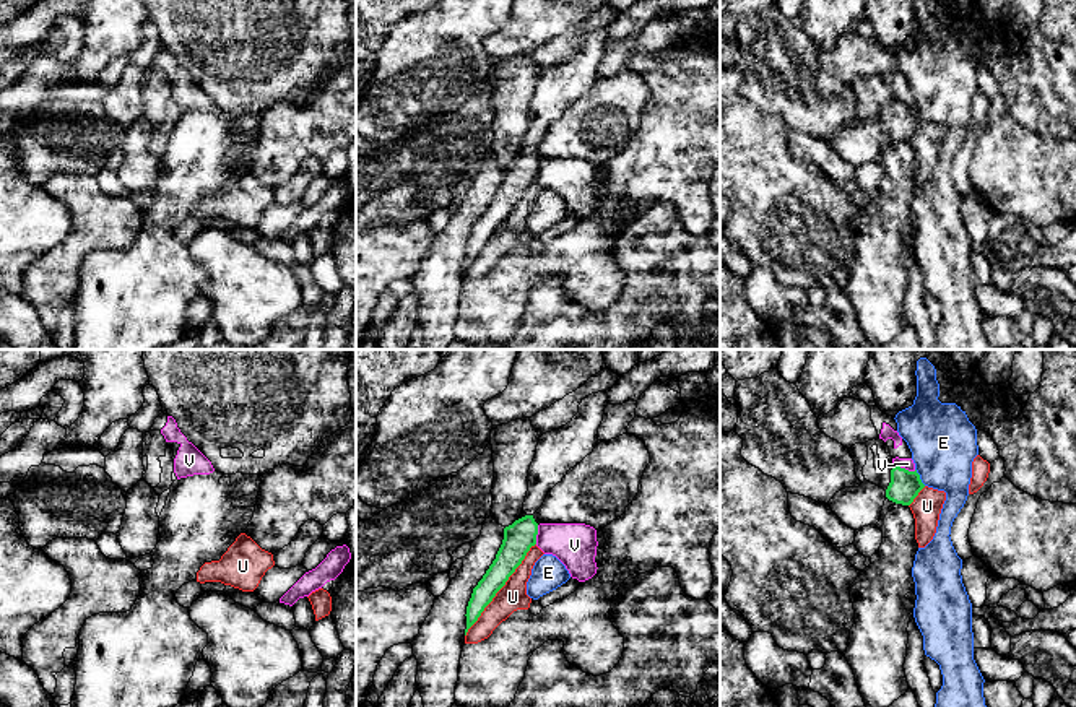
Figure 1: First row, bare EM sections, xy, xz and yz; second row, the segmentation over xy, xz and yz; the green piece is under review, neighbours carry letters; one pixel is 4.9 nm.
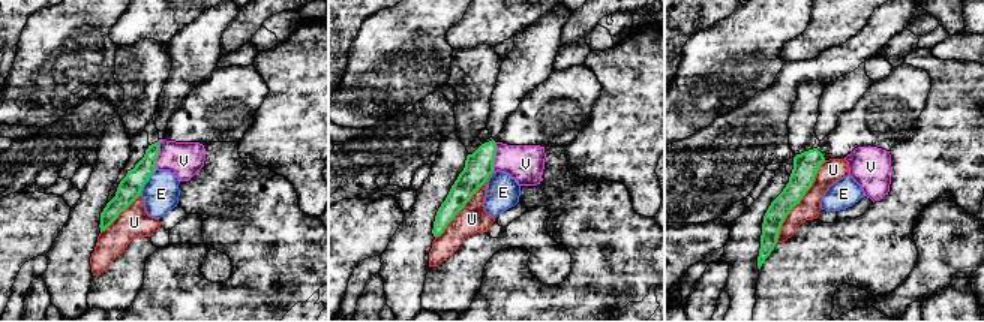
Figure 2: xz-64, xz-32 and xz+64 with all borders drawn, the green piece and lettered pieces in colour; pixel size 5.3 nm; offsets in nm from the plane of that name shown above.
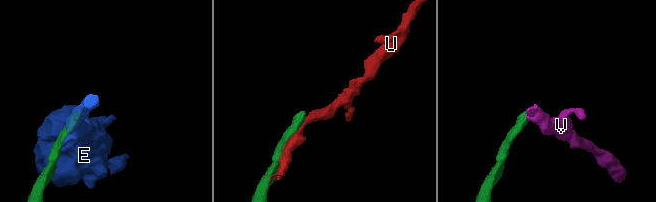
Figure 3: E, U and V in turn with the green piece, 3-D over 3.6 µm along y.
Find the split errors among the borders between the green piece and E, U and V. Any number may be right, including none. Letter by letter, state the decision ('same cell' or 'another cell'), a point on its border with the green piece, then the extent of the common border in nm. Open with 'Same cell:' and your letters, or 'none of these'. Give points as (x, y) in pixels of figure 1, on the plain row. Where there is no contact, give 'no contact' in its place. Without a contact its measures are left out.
Same cell: none of these
E: another cell; meets green in yz at (919, 112); contact 100 nm long
U: another cell; meets green in xz at (499, 225); contact 600 nm long
V: another cell; meets green in yz at (904, 104); contact 110 nm long

